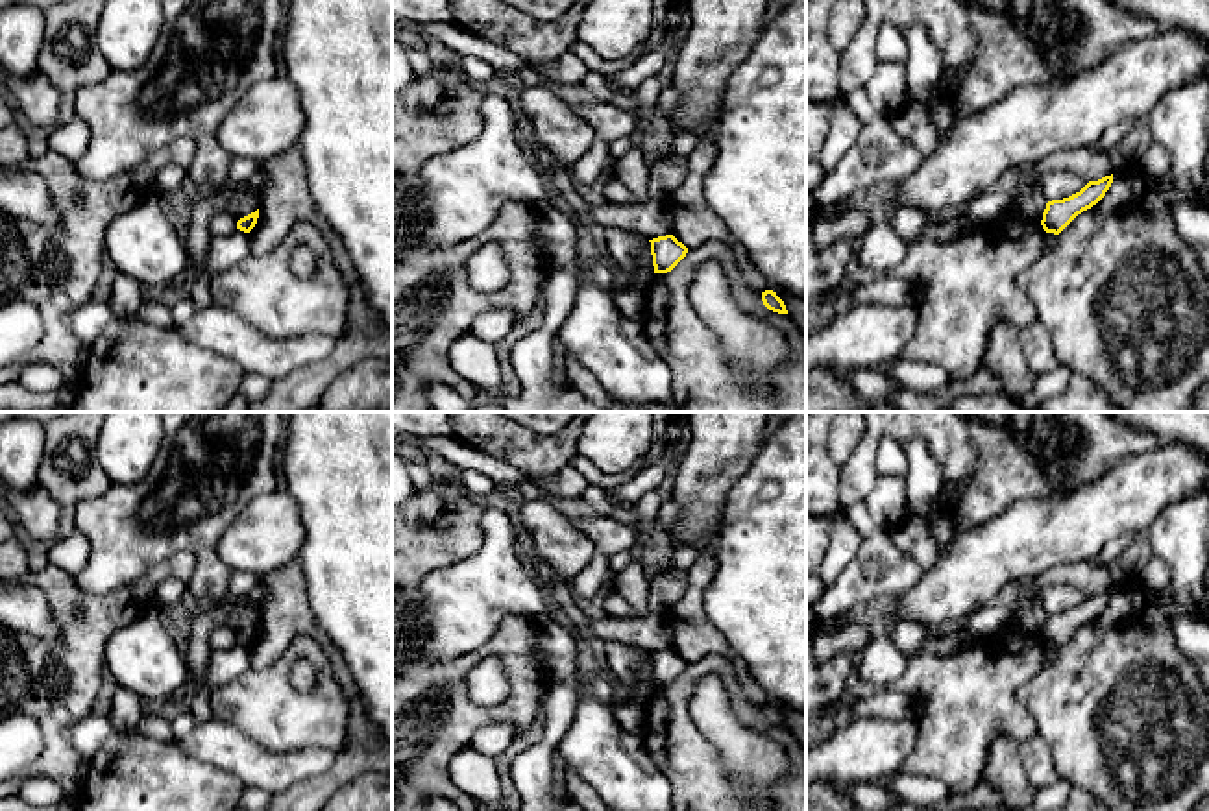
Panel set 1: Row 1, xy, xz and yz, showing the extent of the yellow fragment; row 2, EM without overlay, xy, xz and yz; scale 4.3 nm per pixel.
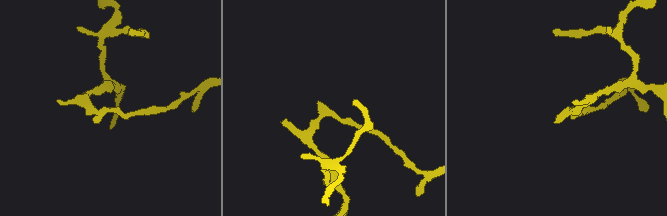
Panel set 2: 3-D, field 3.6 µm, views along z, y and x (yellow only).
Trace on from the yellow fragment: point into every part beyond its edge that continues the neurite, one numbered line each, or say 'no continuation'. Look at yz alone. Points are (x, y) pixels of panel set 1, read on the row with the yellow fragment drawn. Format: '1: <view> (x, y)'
no continuation

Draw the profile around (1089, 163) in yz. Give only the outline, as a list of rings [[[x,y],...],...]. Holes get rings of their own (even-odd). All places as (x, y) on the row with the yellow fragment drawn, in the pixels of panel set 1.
[[[1065,148],[1033,166],[1022,168],[1022,172],[1033,181],[1039,181],[1043,176],[1056,170],[1074,172],[1087,183],[1098,181],[1115,172],[1107,151],[1100,151],[1096,148]]]

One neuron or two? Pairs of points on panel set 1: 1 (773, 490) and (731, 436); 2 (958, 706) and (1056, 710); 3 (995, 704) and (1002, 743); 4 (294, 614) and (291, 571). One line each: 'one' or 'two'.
1: two
2: two
3: two
4: one

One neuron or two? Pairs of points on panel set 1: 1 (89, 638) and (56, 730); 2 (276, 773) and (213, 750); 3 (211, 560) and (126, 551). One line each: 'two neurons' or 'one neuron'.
1: one neuron
2: one neuron
3: one neuron

